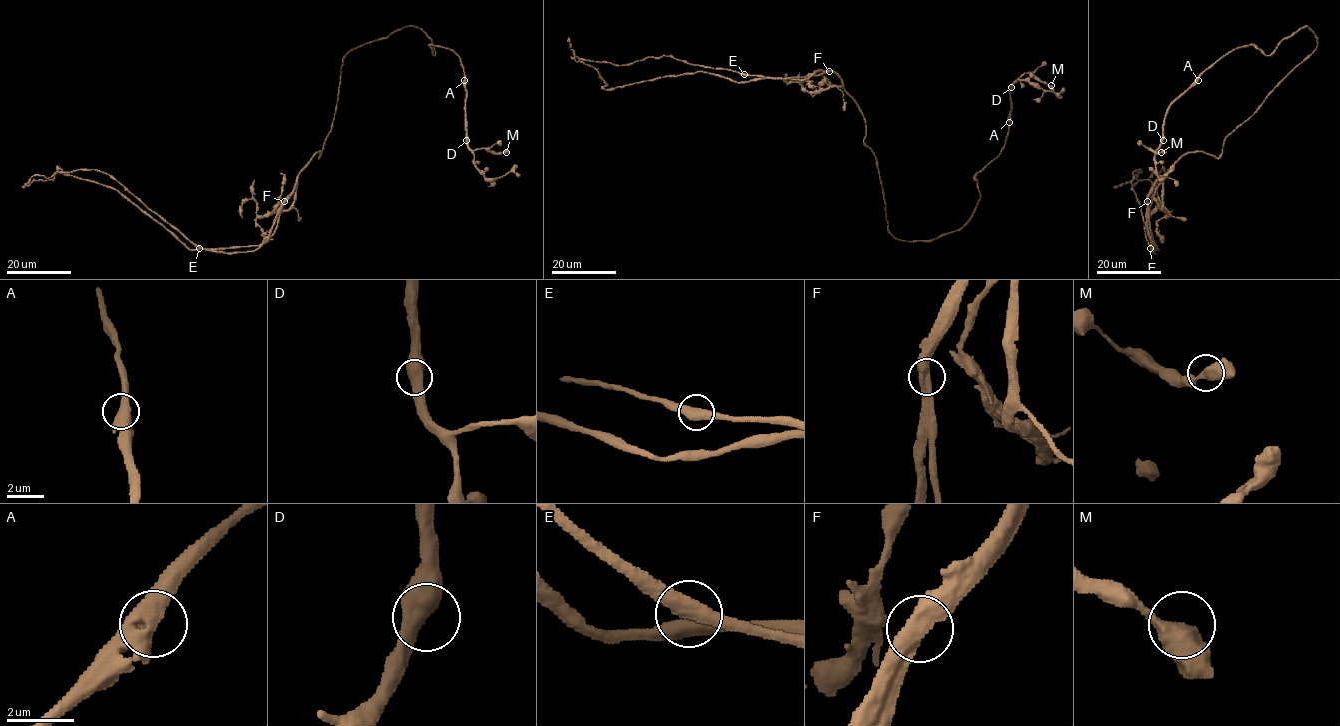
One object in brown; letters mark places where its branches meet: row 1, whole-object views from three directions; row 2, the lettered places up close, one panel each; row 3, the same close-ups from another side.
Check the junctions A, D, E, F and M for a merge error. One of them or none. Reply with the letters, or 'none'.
F

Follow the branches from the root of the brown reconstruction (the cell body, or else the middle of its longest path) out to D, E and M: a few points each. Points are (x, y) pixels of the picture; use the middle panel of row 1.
D: (877, 162), (888, 230), (896, 238), (931, 241), (958, 230), (980, 198), (975, 176), (1005, 143), (1011, 87)
E: (877, 162), (864, 142), (865, 119), (861, 110), (834, 72), (791, 78), (744, 74)
M: (877, 162), (896, 238), (958, 230), (980, 198), (975, 176), (1005, 143), (1010, 87), (1025, 73), (1051, 85)

